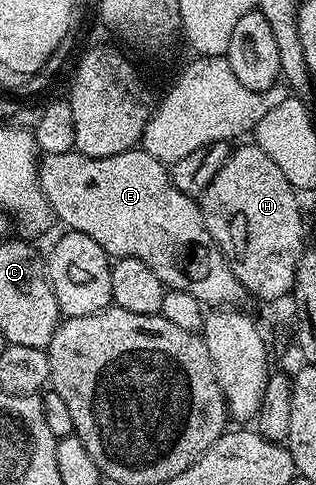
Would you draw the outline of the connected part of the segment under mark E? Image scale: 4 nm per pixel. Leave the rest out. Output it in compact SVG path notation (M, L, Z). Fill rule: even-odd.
M76 149L67 153L51 153L40 156L37 176L56 222L61 222L62 228L87 233L87 237L91 237L91 241L95 241L95 245L103 248L114 260L143 261L143 265L147 265L147 269L151 269L151 273L155 273L168 290L191 293L191 297L209 309L225 309L240 304L237 302L246 298L245 286L239 277L235 277L211 233L207 233L200 202L194 196L175 189L170 168L153 153L134 149L98 159L87 157Z

